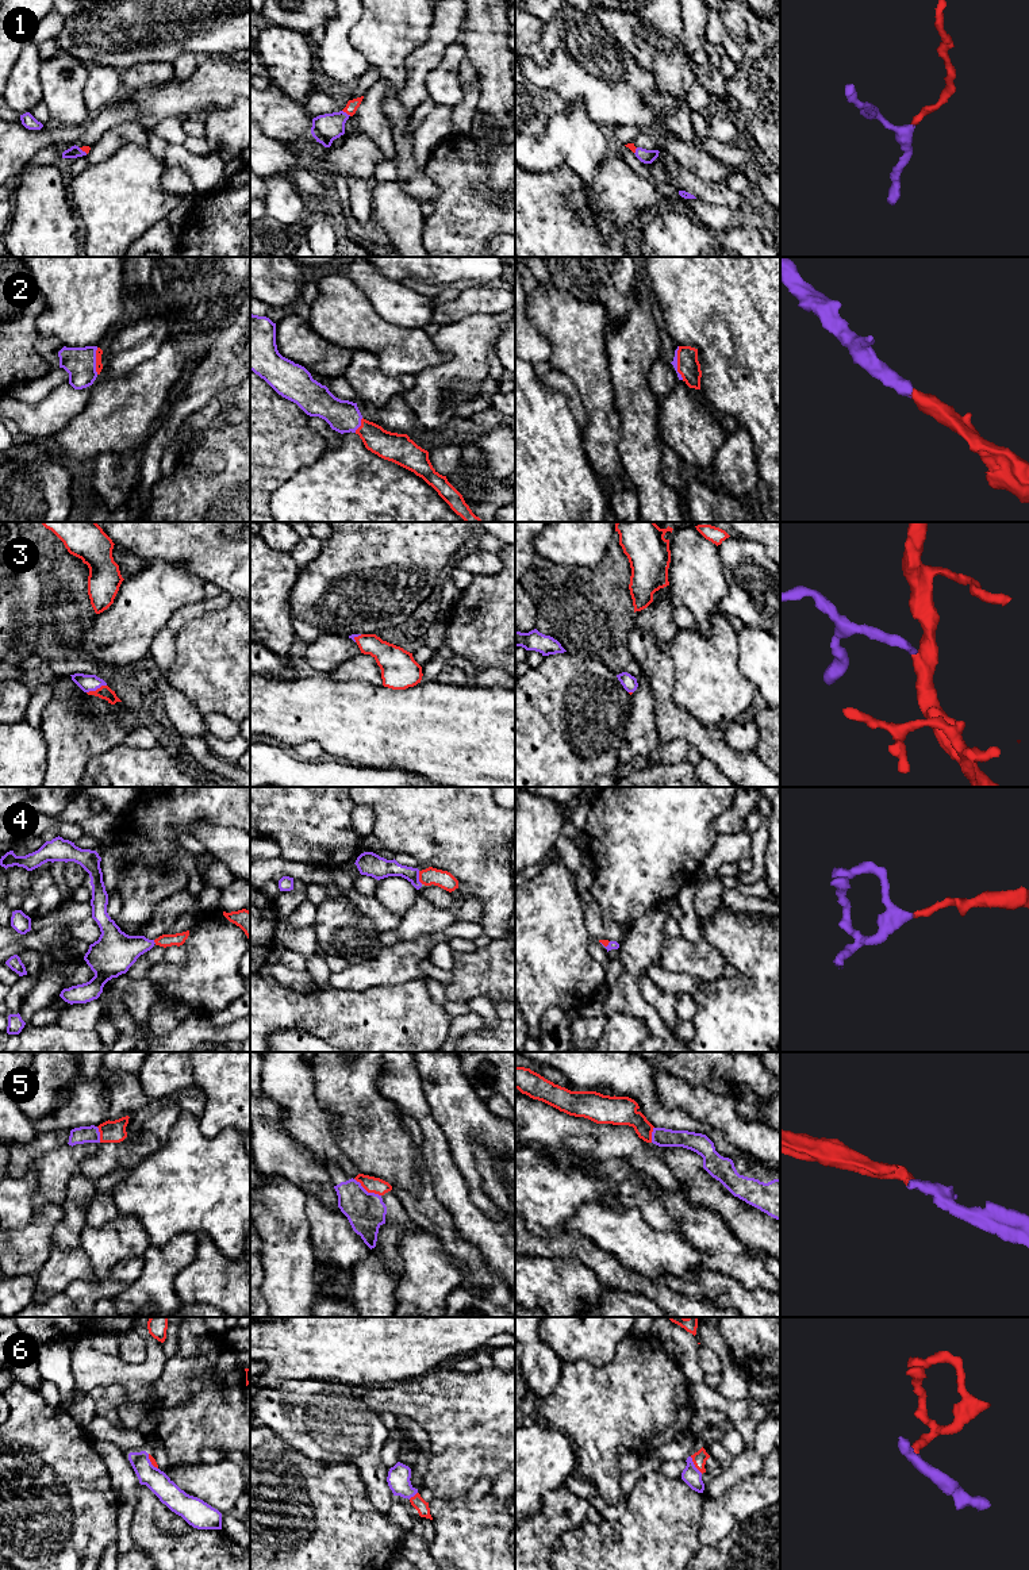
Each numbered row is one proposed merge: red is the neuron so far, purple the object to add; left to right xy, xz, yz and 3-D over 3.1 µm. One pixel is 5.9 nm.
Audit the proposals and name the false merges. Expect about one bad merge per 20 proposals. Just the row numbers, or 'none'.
none

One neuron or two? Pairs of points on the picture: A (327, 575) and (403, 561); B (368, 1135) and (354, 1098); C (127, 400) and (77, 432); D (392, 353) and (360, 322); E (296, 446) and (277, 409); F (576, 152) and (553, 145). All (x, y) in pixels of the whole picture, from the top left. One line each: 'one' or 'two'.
A: one
B: one
C: one
D: one
E: one
F: one

